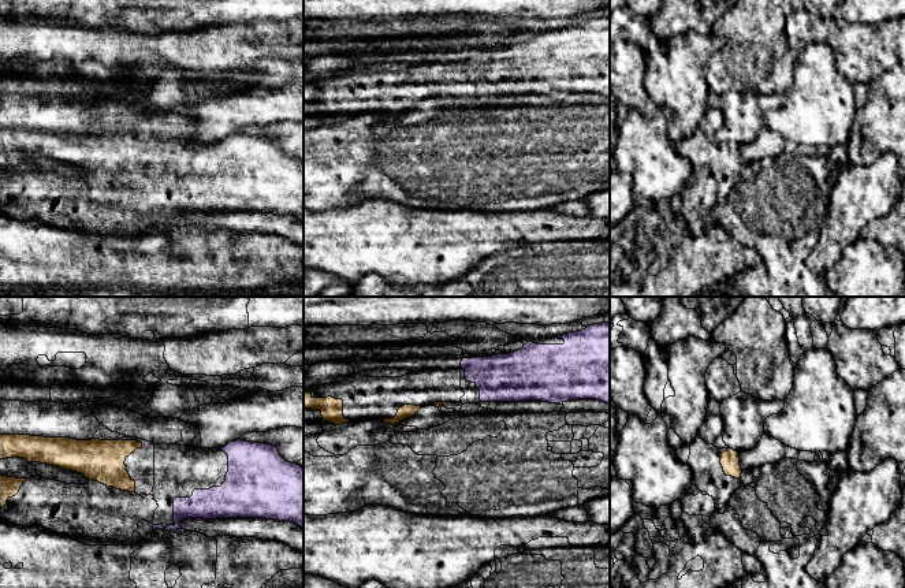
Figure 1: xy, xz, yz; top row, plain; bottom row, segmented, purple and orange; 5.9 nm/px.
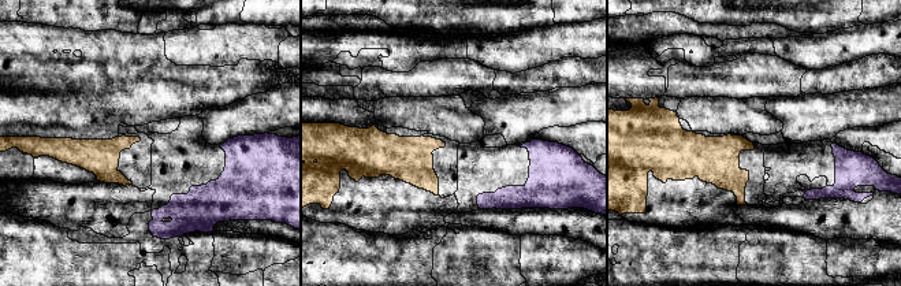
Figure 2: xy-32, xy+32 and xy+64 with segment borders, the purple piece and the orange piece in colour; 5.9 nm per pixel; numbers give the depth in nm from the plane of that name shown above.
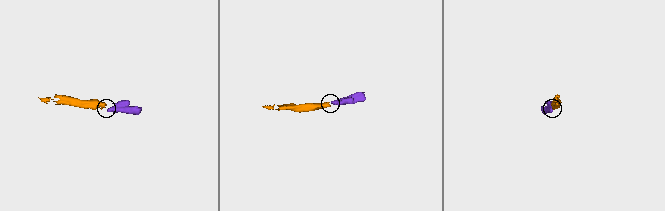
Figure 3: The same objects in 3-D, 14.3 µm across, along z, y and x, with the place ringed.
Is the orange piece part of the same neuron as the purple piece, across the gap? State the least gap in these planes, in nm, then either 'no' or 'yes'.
190 nm apart; yes

